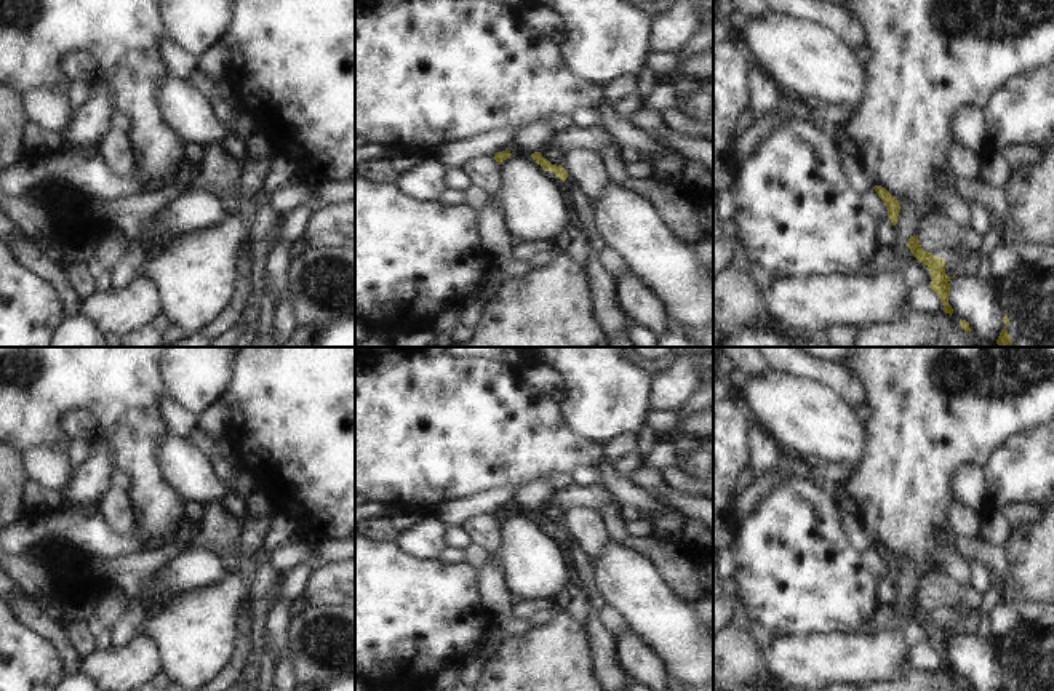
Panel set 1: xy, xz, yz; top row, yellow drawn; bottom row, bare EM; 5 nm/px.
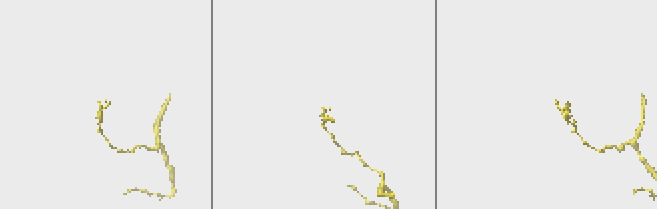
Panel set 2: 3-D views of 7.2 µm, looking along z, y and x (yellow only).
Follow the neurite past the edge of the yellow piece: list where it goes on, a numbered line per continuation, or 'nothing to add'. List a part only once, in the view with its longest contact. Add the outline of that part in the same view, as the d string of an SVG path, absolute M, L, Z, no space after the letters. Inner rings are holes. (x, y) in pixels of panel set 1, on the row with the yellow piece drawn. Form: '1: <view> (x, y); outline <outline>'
nothing to add

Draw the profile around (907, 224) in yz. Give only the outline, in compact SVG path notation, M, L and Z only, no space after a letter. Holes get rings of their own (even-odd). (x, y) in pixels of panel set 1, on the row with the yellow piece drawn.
M899 200L899 206L894 226L899 243L891 267L881 277L860 274L773 280L760 291L769 315L808 333L825 331L833 325L878 326L902 322L905 317L899 307L910 291L900 270L912 254L907 242L918 235L921 219L907 200Z

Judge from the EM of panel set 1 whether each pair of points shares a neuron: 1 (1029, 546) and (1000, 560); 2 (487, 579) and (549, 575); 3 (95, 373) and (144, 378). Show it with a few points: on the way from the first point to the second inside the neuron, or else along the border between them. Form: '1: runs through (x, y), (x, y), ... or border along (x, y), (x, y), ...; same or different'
1: border along (1003, 547), (1013, 584); different
2: border along (501, 565), (504, 586), (515, 600); different
3: runs through (107, 373), (117, 378), (131, 378); same

